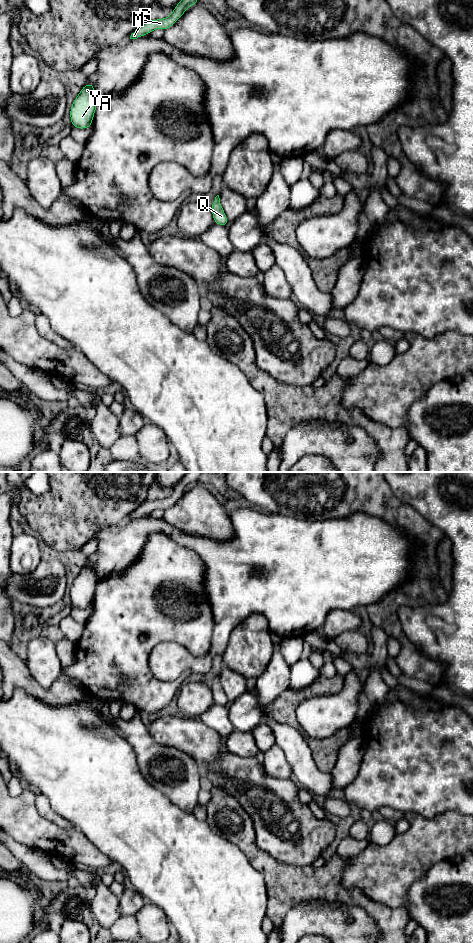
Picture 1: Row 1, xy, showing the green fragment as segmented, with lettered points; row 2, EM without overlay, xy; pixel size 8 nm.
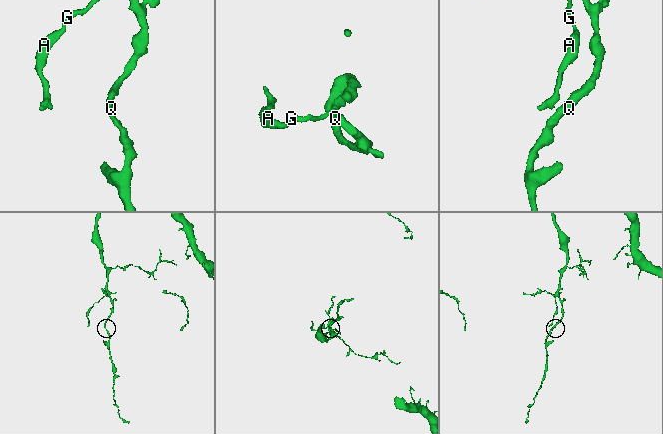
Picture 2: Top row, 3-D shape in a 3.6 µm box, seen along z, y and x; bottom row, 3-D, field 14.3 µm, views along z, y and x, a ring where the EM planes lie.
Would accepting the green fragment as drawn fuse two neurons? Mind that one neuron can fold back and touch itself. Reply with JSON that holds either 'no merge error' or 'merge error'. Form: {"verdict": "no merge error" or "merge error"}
{"verdict": "no merge error"}

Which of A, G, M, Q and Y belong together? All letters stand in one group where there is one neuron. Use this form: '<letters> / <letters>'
A G M Q Y

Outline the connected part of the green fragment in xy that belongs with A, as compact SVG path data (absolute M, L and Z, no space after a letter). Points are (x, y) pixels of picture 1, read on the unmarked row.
M93 563L84 565L71 585L71 605L75 608L86 609L92 606L92 600L98 582L94 566Z

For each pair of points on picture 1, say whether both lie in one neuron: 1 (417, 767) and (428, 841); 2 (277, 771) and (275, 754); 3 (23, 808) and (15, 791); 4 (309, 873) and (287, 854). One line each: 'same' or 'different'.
1: different
2: same
3: different
4: different

